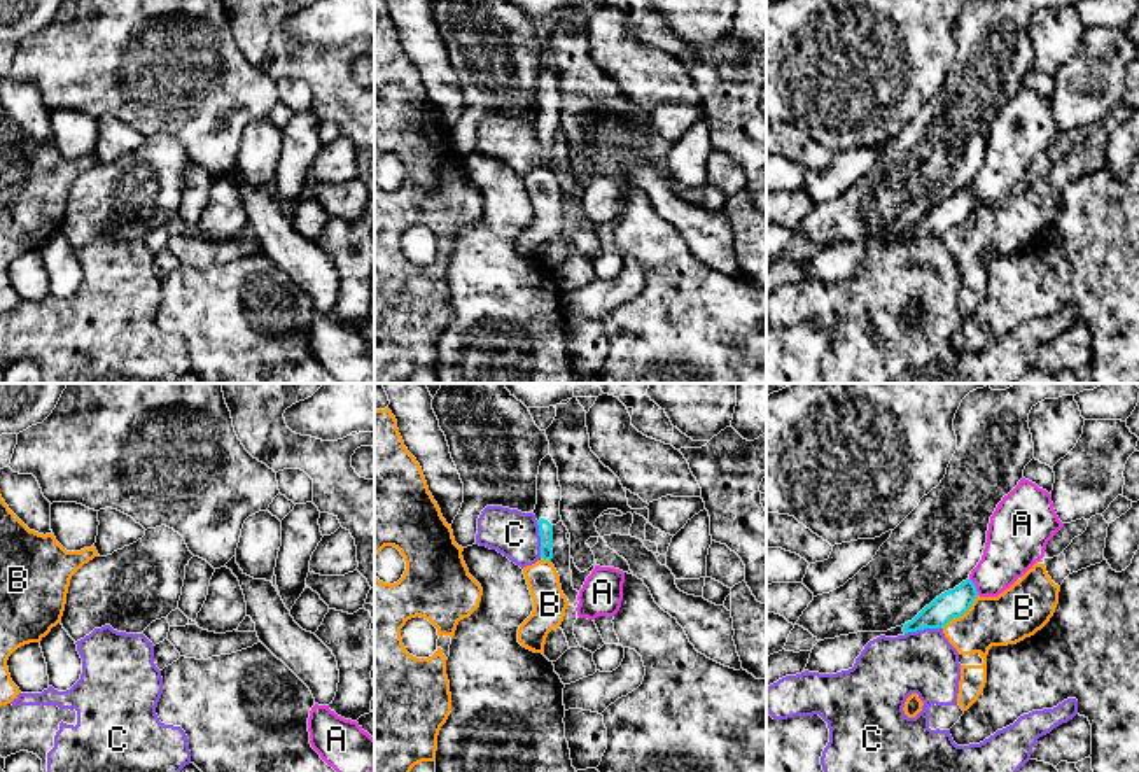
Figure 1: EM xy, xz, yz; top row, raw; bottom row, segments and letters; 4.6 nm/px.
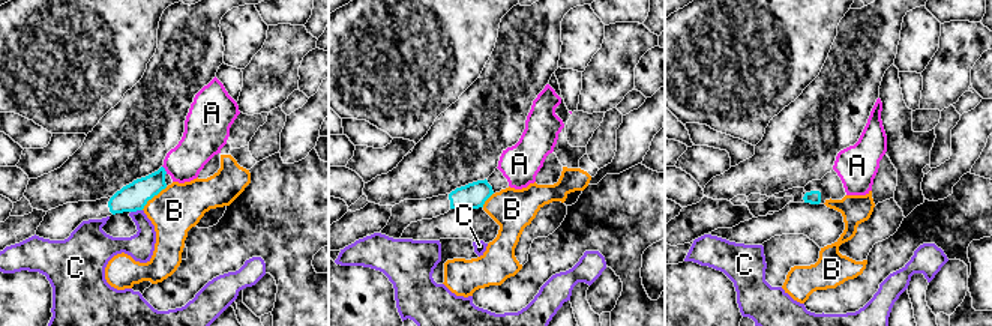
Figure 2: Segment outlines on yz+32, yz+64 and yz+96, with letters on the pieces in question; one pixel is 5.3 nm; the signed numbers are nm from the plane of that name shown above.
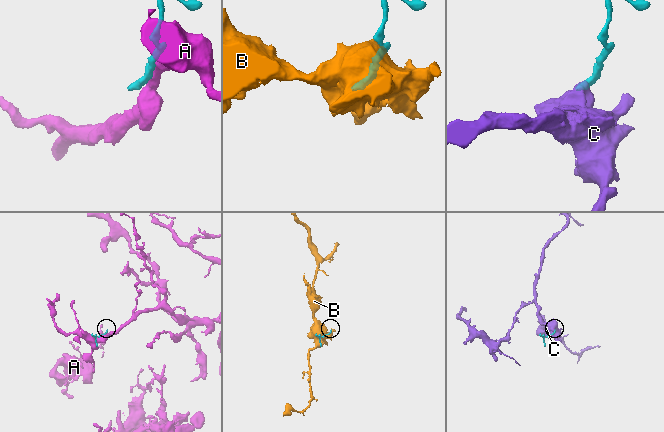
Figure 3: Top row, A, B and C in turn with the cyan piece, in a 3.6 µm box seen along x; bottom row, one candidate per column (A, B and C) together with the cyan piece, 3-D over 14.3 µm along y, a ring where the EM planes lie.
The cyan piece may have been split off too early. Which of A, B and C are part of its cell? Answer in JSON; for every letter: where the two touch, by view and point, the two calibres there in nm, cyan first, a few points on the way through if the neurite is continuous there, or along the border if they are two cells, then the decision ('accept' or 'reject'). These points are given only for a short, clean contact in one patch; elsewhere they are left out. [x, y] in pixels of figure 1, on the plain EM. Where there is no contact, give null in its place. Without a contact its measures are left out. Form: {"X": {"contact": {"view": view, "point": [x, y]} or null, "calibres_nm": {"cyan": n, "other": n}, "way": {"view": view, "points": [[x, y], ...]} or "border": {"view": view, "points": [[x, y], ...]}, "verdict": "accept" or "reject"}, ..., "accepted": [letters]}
{"A": {"contact": {"view": "yz", "point": [975, 195]}, "calibres_nm": {"cyan": 130, "other": 240}, "verdict": "reject"}, "B": {"contact": {"view": "yz", "point": [961, 223]}, "calibres_nm": {"cyan": 130, "other": 240}, "verdict": "reject"}, "C": {"contact": {"view": "yz", "point": [922, 237]}, "calibres_nm": {"cyan": 130, "other": 300}, "border": {"view": "yz", "points": [[942, 235], [924, 235], [905, 242]]}, "verdict": "reject"}, "accepted": []}

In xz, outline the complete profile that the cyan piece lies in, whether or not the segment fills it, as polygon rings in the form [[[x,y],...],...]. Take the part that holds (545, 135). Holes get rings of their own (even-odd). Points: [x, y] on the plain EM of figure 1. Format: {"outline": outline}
{"outline": [[[551,63],[541,68],[537,82],[537,112],[534,117],[539,144],[541,144],[541,166],[553,166],[553,135],[562,130],[560,124],[562,95],[558,89],[558,75]]]}

